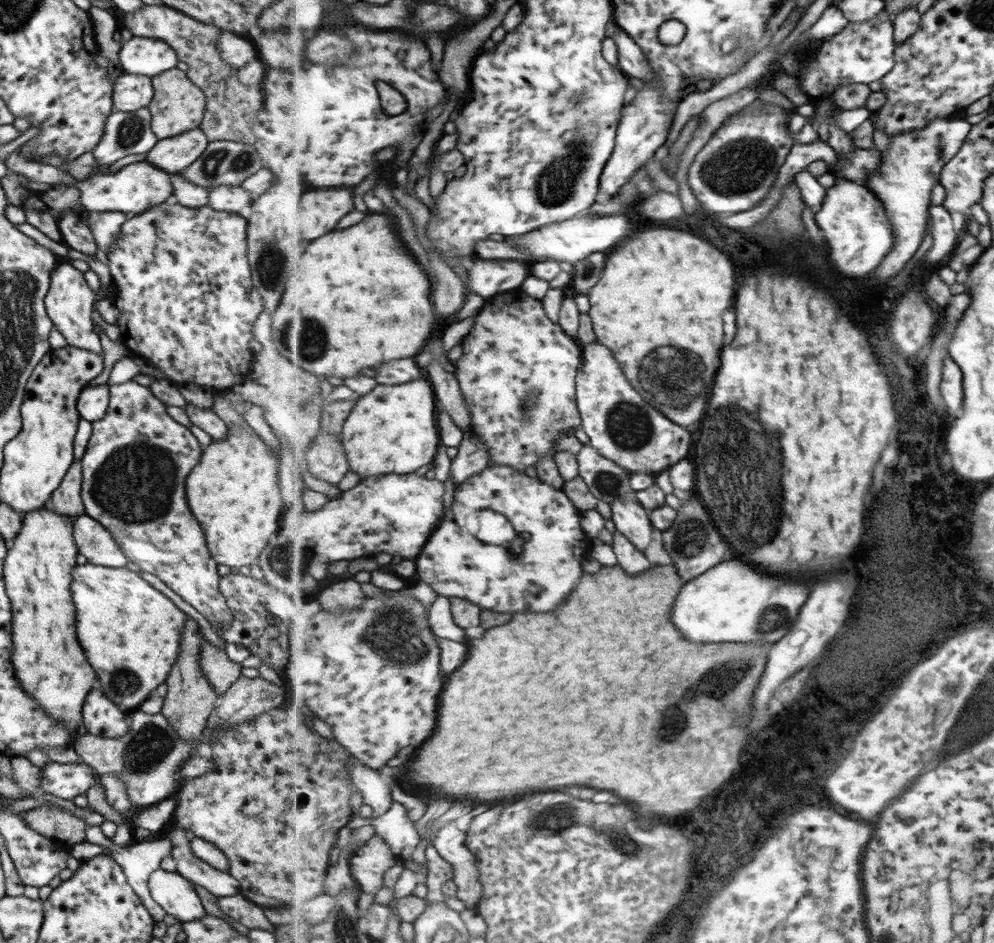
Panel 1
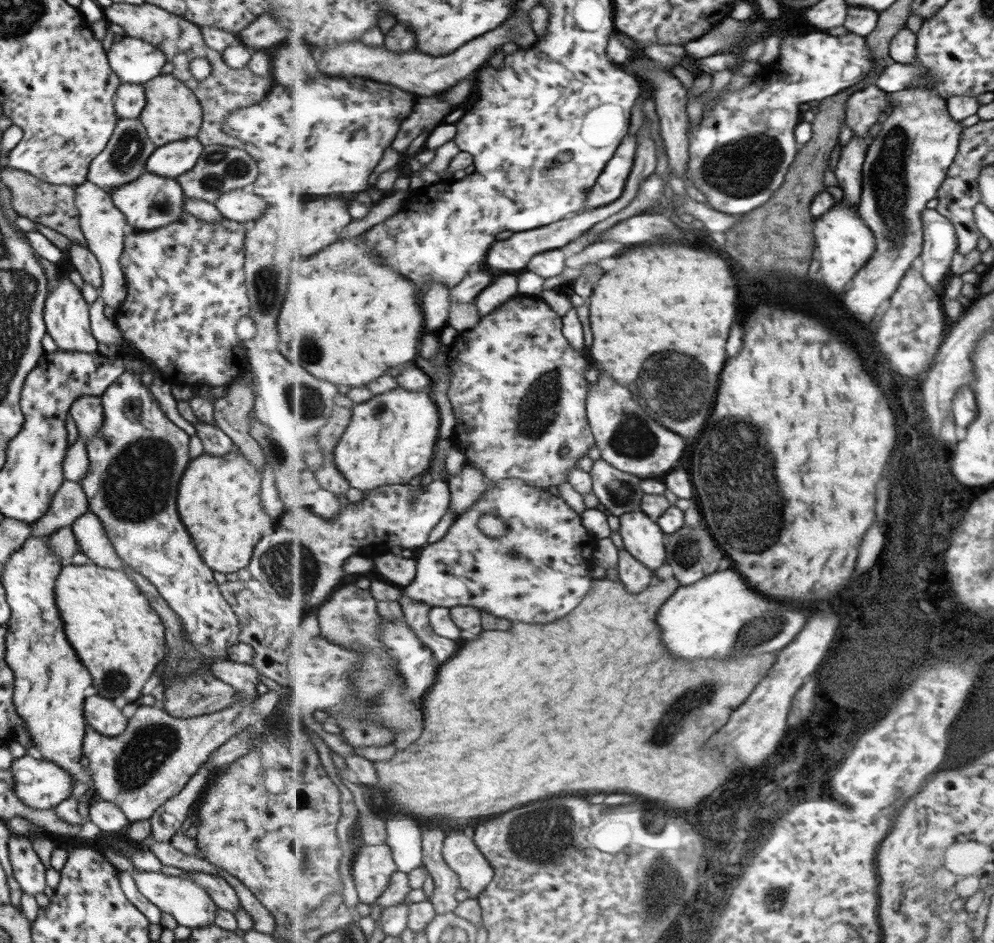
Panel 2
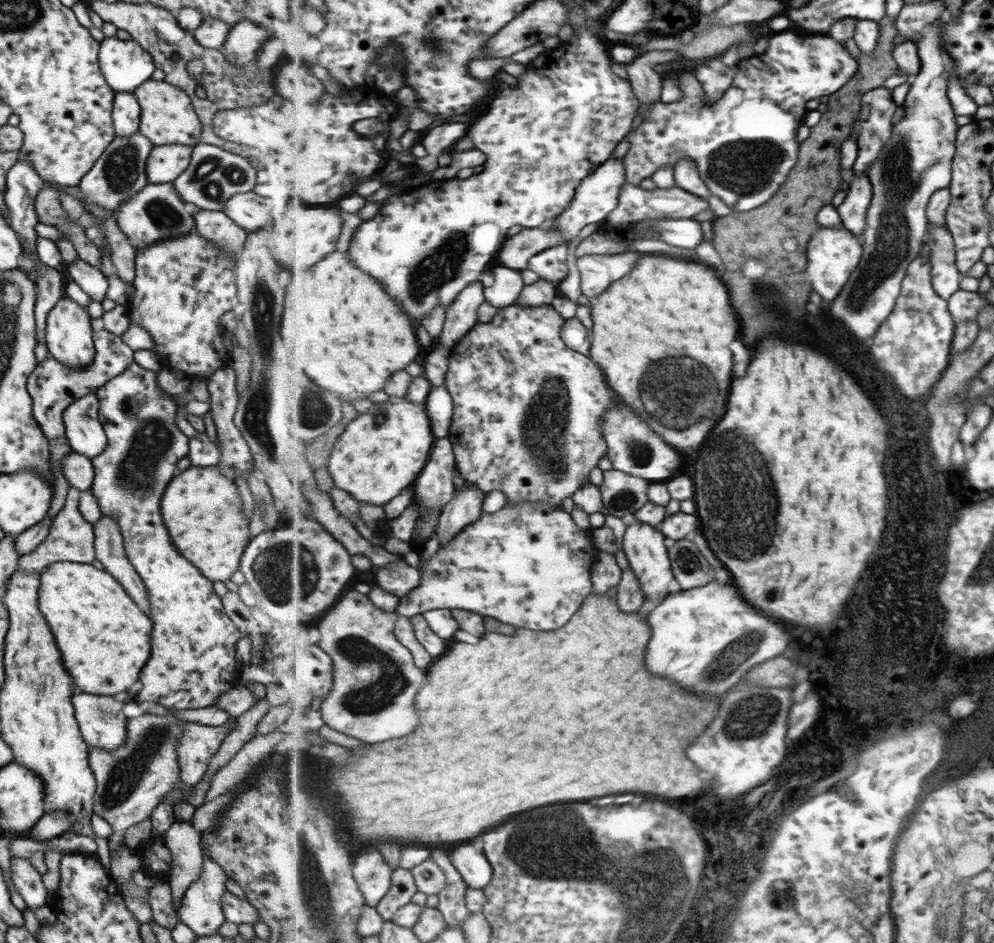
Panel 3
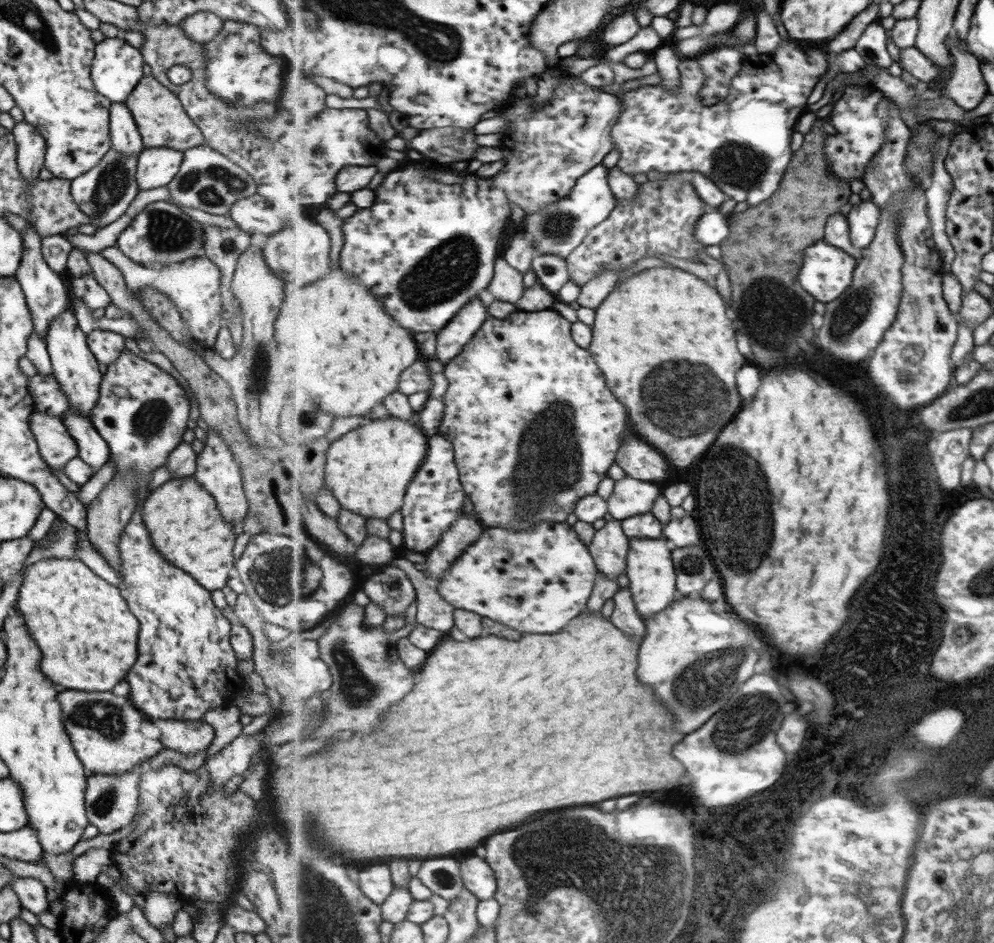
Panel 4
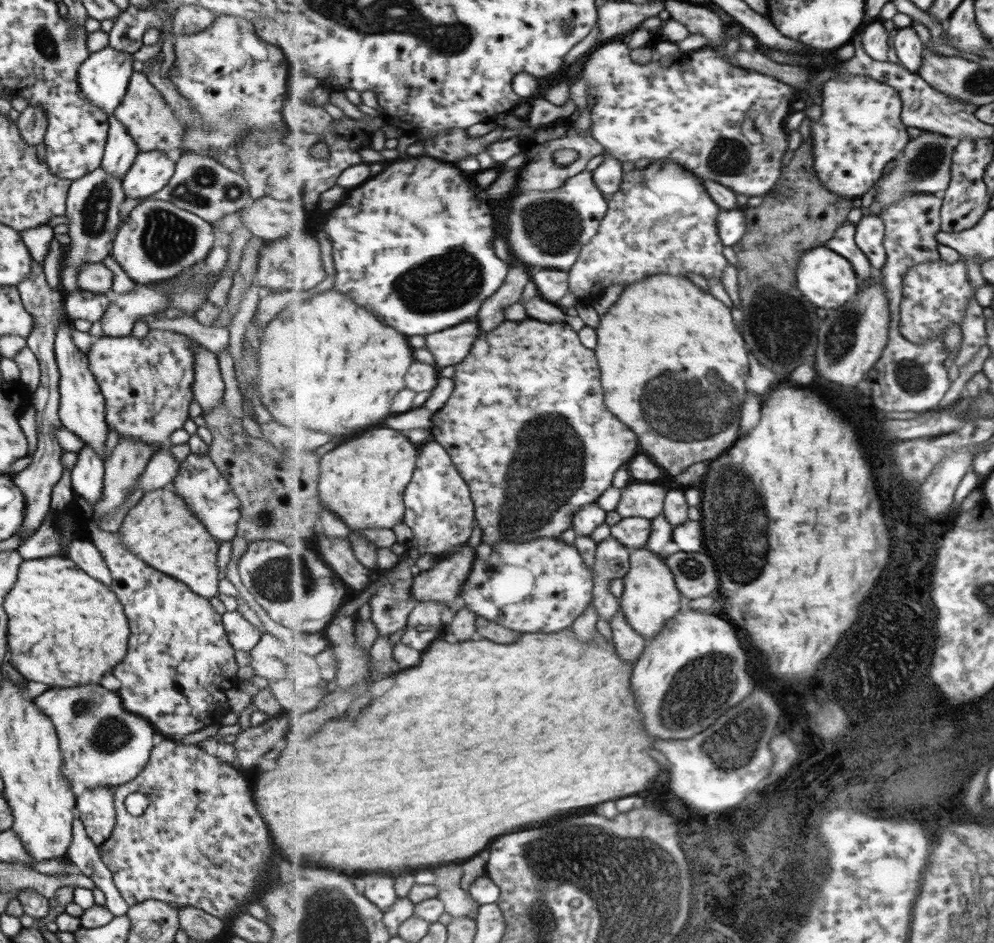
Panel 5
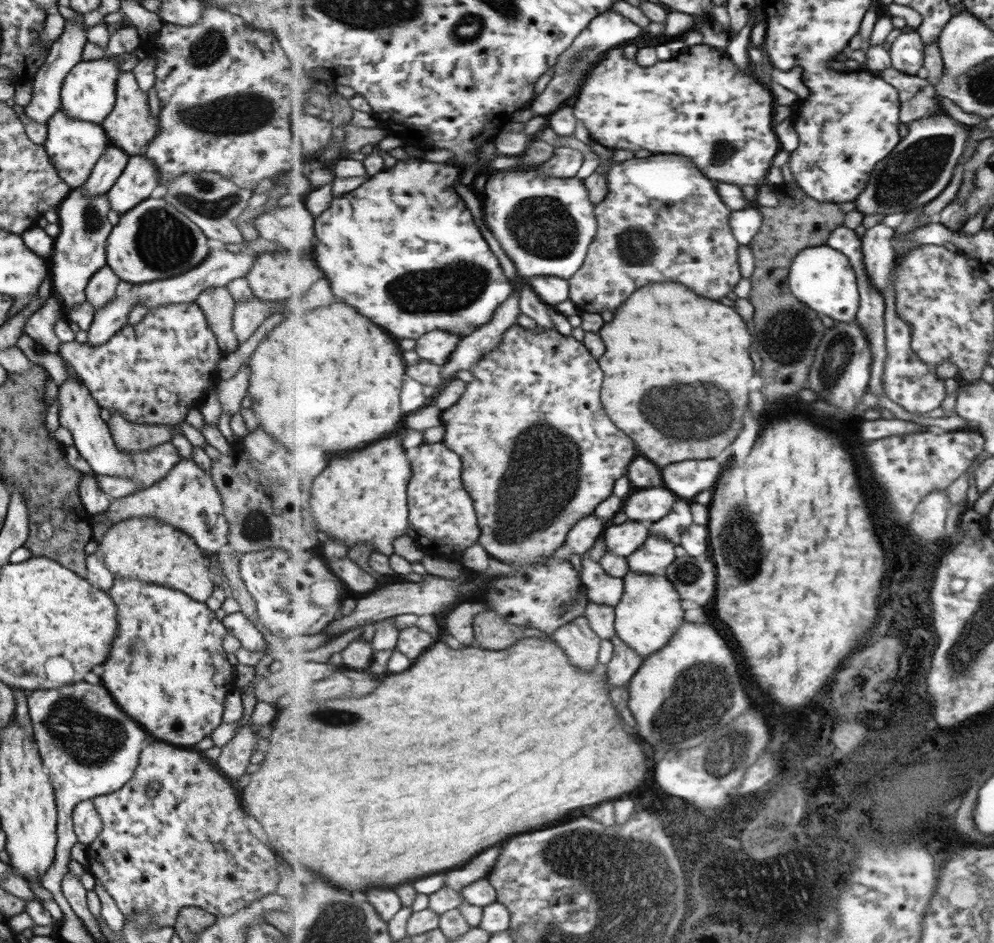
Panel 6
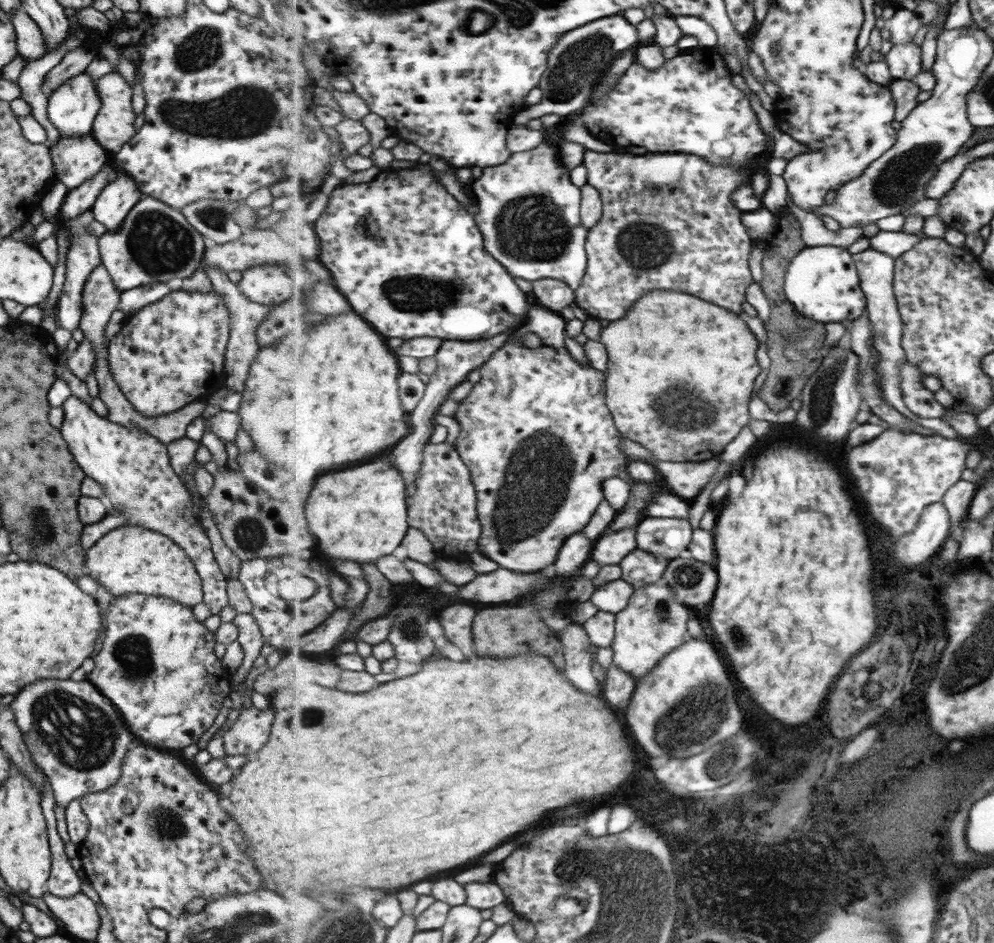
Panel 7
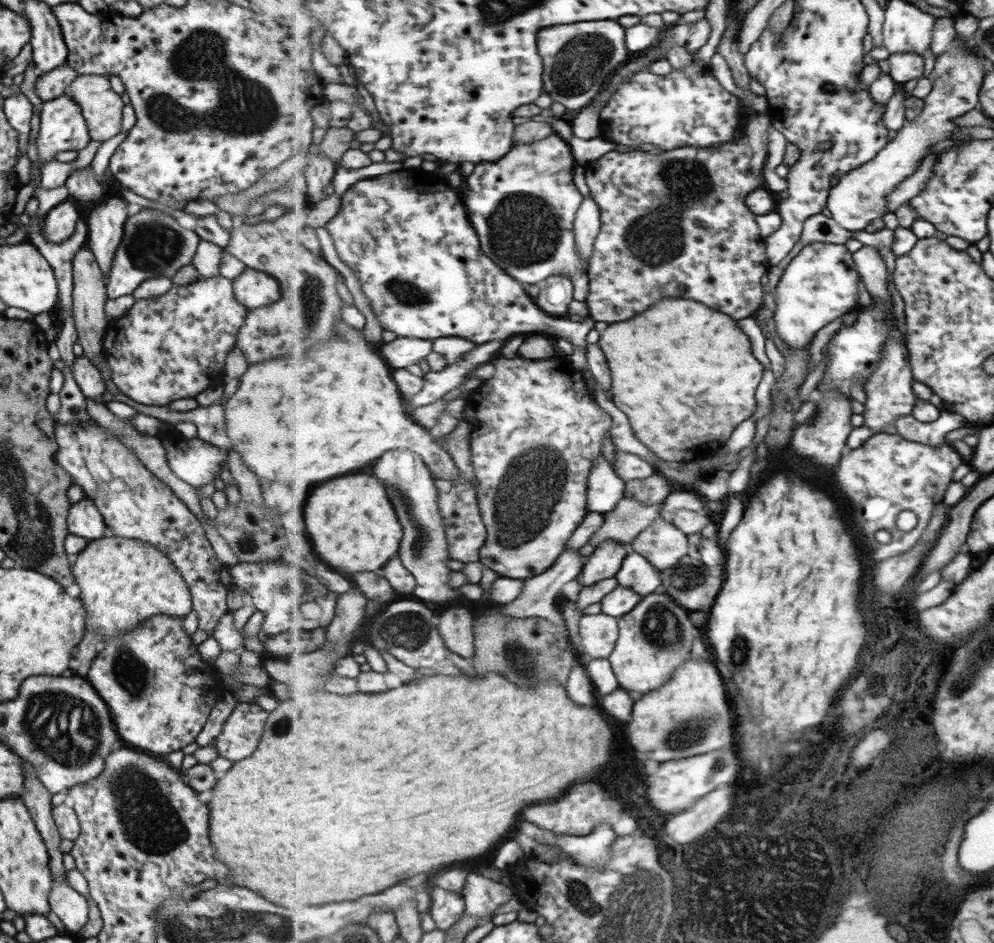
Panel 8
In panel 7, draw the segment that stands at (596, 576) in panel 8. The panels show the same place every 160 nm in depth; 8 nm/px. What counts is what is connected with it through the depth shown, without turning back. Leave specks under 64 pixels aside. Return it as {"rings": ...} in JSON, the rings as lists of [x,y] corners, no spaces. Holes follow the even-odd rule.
{"rings":[[[638,526],[624,528],[602,535],[594,543],[591,558],[595,559],[601,567],[620,565],[621,561],[638,547],[637,529]]]}

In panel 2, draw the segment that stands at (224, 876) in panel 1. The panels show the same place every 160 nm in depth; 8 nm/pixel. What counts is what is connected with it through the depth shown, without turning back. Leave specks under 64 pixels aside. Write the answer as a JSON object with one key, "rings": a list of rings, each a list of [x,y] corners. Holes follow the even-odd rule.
{"rings":[[[189,871],[188,878],[198,884],[216,904],[217,908],[228,910],[234,914],[240,906],[233,887],[220,875],[211,875],[205,872]]]}

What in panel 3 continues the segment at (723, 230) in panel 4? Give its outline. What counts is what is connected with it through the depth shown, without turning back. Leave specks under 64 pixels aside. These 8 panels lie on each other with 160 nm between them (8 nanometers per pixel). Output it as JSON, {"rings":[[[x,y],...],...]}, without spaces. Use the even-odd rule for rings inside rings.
{"rings":[[[693,218],[665,219],[659,221],[654,228],[659,232],[659,240],[663,243],[682,249],[697,249],[703,242],[701,224]]]}

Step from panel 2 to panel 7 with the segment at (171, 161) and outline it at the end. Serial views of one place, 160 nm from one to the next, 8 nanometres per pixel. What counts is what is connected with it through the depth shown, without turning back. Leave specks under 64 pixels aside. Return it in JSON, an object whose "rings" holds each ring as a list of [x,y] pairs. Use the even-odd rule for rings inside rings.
{"rings":[[[118,171],[116,177],[101,189],[90,211],[94,220],[101,222],[107,231],[114,231],[141,197],[135,181],[127,173]]]}

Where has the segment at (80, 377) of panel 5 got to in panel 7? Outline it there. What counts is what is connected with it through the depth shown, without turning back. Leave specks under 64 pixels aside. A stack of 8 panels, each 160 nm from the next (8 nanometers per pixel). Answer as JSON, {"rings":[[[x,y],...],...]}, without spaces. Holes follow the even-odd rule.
{"rings":[[[69,395],[60,407],[62,423],[59,432],[67,443],[68,451],[72,454],[73,460],[79,465],[84,476],[92,478],[99,486],[102,486],[105,496],[102,500],[105,502],[107,509],[117,510],[119,514],[129,516],[129,524],[164,534],[165,537],[175,542],[180,549],[183,549],[201,579],[202,601],[208,606],[210,614],[218,615],[223,607],[228,606],[227,578],[219,571],[219,567],[213,559],[207,535],[205,535],[199,521],[194,518],[190,495],[179,477],[174,473],[168,446],[160,443],[144,430],[135,430],[130,426],[121,426],[109,422],[106,418],[98,416],[91,410],[90,405],[76,396]]]}

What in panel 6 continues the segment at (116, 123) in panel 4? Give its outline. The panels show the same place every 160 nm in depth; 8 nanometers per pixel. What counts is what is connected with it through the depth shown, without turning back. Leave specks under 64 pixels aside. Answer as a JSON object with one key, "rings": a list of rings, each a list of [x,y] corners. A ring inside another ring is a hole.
{"rings":[[[109,143],[93,165],[87,180],[79,186],[82,188],[80,193],[84,197],[106,193],[126,167],[128,157],[118,146]]]}

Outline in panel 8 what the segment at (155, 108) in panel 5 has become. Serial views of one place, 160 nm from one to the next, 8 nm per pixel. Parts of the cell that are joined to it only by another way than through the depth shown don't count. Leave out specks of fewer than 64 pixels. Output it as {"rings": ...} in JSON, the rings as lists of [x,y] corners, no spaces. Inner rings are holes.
{"rings":[[[77,75],[64,91],[79,106],[90,140],[103,142],[120,132],[124,104],[103,75]]]}

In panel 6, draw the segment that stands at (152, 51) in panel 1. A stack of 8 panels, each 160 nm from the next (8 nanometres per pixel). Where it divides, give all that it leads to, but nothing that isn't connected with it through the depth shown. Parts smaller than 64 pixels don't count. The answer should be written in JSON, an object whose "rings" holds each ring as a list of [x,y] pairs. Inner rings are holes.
{"rings":[[[107,55],[97,60],[79,61],[74,64],[73,68],[70,68],[70,71],[64,76],[60,88],[60,105],[58,109],[61,109],[66,117],[99,125],[113,108],[116,78],[120,73],[120,62],[109,59]]]}

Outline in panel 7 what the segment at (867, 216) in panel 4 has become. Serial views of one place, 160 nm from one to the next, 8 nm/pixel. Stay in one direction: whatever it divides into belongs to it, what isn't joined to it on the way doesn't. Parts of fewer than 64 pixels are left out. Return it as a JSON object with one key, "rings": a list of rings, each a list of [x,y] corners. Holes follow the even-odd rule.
{"rings":[[[869,247],[865,251],[854,255],[855,263],[858,266],[858,275],[861,278],[863,292],[868,301],[867,315],[874,326],[875,335],[873,337],[873,349],[880,354],[880,363],[877,374],[880,378],[880,387],[885,398],[913,425],[920,425],[922,428],[933,430],[937,435],[944,438],[959,438],[955,430],[942,418],[923,418],[917,416],[904,401],[904,394],[901,388],[901,367],[907,361],[906,350],[902,346],[904,335],[903,319],[899,310],[899,304],[894,291],[894,273],[896,268],[896,258],[879,252],[875,248]]]}

